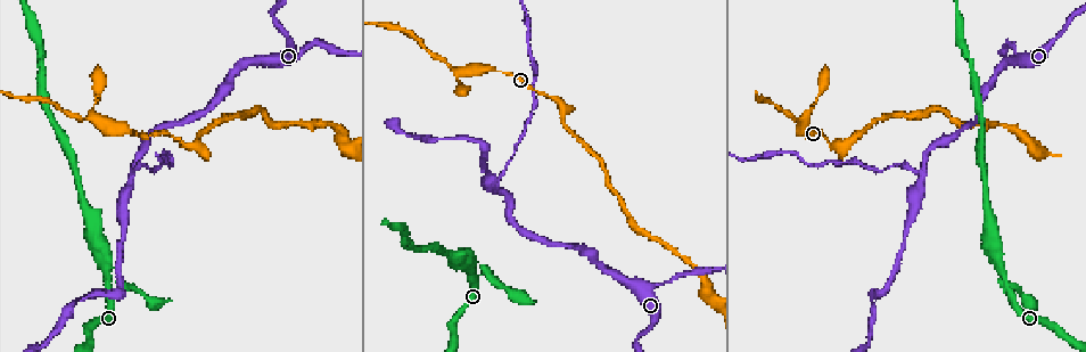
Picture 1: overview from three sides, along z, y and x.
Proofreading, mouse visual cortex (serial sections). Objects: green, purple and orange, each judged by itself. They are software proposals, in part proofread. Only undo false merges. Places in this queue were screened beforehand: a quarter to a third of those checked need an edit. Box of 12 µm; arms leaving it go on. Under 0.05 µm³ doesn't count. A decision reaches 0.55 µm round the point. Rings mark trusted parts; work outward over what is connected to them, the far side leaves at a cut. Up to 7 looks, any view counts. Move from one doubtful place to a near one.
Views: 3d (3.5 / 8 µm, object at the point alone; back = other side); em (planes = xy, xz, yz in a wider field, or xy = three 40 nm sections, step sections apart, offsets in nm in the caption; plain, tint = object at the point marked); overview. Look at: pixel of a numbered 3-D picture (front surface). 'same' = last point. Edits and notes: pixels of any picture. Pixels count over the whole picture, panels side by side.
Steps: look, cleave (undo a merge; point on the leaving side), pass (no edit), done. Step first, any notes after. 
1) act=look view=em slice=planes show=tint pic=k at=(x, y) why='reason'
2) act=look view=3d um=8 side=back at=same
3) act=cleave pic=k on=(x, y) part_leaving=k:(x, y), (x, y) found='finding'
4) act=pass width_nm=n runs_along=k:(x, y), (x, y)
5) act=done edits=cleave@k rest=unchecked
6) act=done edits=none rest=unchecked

act=look view=3d um=3.5 pic=1 at=(553, 98) why='abrupt turn'

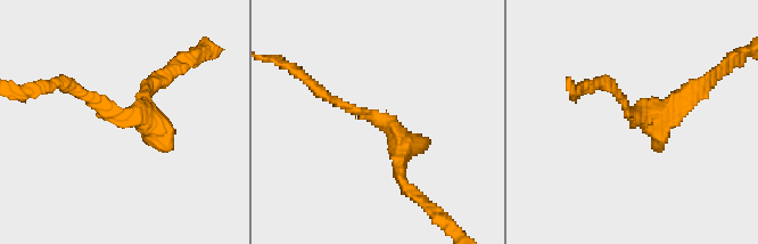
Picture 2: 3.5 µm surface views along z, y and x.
act=look view=em slice=planes show=tint pic=2 at=(381, 120) why='need the tissue'

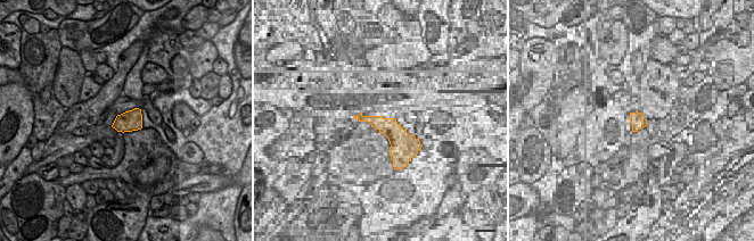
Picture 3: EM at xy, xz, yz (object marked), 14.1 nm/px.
act=look view=em slice=xy step=1 show=tint at=same why='cut it another way'

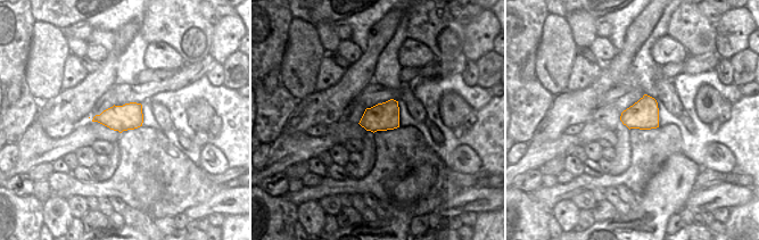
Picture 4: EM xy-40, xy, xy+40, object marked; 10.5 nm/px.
act=pass runs_along=2:(320, 91), (397, 132), (401, 179) found='one cell here'

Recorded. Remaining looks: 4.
act=look view=3d um=8 pic=1 at=(922, 169) why='sharp bend'

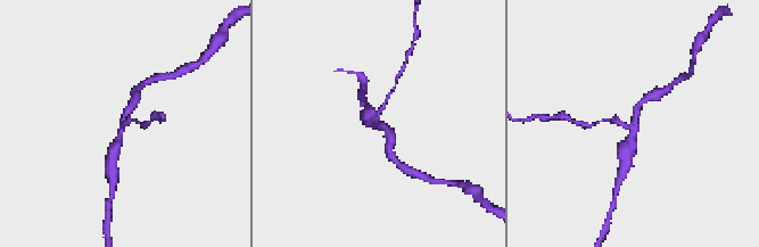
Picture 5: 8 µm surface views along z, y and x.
act=look view=3d um=3.5 side=back pic=5 at=(377, 123)

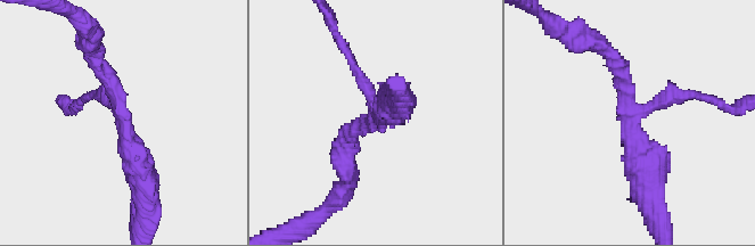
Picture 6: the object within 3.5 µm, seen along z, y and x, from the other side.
act=look view=em slice=planes show=tint pic=6 at=(117, 109) arms=3 arm_widths_nm=150,200,350

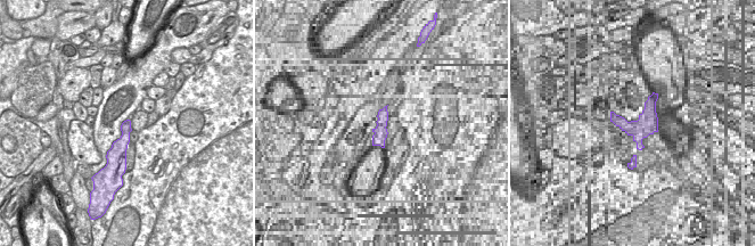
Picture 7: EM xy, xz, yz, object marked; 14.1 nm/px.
act=cleave pic=6 on=(672, 96) width_nm=170 part_leaving=6:(639, 112), (676, 95), (729, 108) found='two cells meet here'

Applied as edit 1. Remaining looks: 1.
act=done edits=cleave@6 rest=unchecked

